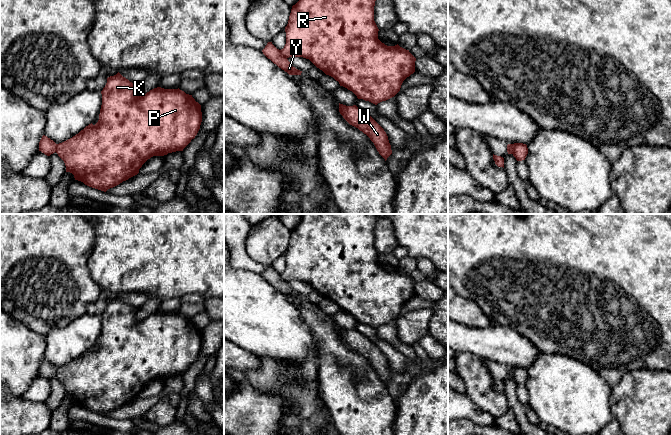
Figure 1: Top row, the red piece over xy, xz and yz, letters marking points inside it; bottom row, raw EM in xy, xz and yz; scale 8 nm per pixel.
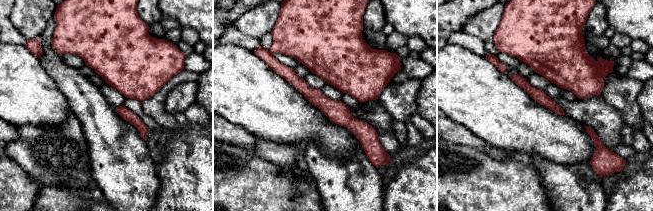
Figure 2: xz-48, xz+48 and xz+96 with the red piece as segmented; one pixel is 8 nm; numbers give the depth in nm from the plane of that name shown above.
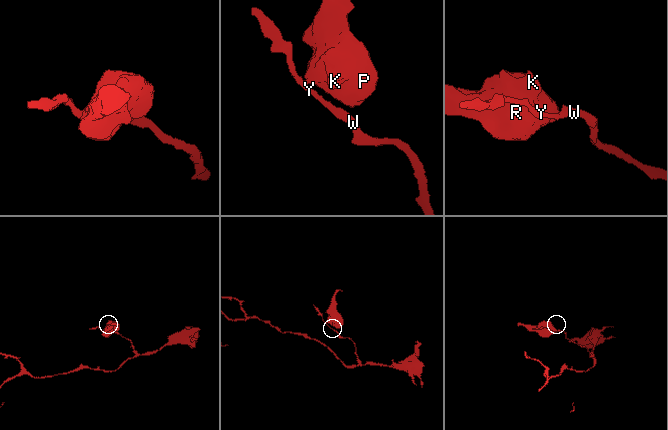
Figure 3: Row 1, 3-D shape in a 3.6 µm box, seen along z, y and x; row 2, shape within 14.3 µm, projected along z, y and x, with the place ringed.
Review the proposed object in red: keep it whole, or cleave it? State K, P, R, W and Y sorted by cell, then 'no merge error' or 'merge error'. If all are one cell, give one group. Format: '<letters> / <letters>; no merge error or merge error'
K P R / W Y; merge error

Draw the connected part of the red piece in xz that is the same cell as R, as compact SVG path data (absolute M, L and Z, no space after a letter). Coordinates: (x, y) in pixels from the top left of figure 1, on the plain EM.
M301 214L301 222L292 230L285 251L286 268L281 277L286 282L309 283L326 299L333 301L340 310L352 315L358 323L375 329L394 321L403 305L415 296L416 282L398 268L387 270L378 263L378 251L374 245L377 214Z

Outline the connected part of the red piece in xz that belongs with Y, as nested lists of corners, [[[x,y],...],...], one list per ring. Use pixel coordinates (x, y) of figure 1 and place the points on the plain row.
[[[268,266],[262,276],[268,283],[289,299],[301,299],[302,295],[293,291],[288,283],[282,279],[281,275],[277,273],[272,266]]]

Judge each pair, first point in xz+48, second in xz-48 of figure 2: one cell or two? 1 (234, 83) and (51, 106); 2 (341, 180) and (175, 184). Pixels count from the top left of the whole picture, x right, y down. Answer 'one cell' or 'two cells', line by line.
1: one cell
2: two cells

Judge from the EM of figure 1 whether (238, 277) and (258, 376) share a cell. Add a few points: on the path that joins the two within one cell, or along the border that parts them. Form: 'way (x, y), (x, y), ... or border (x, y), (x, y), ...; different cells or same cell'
border (259, 356), (269, 356), (282, 361); different cells

